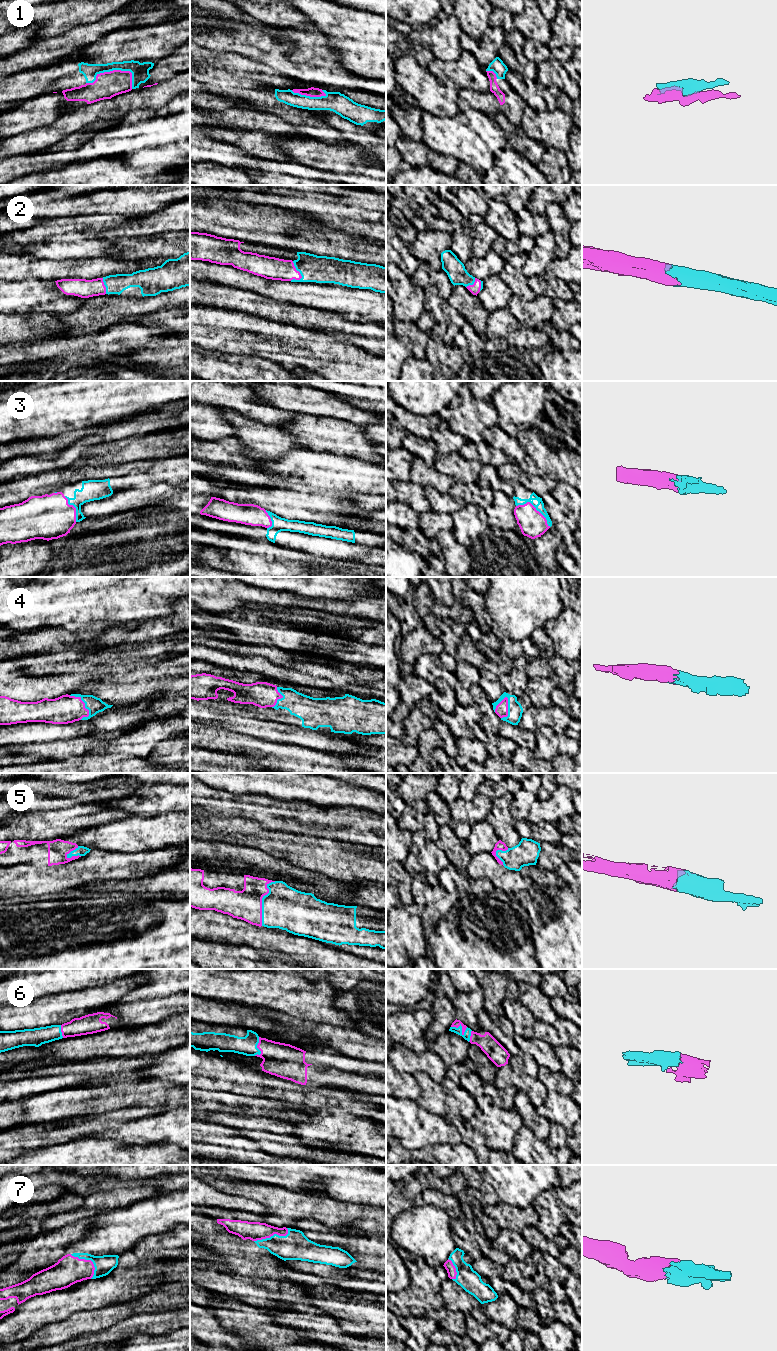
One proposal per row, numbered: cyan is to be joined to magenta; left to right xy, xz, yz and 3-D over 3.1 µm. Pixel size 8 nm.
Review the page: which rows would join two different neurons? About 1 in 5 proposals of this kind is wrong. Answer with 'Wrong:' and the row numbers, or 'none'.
Wrong: none

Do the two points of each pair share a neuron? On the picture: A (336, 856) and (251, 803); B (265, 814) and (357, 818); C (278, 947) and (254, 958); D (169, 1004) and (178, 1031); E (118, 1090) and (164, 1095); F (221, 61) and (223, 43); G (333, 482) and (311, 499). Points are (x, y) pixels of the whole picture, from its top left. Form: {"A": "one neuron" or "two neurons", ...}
{"A": "two neurons", "B": "one neuron", "C": "two neurons", "D": "two neurons", "E": "one neuron", "F": "two neurons", "G": "two neurons"}

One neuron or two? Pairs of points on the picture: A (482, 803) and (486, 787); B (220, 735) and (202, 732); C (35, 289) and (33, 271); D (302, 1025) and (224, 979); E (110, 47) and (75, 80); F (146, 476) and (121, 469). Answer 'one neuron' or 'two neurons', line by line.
A: two neurons
B: one neuron
C: two neurons
D: two neurons
E: two neurons
F: two neurons

